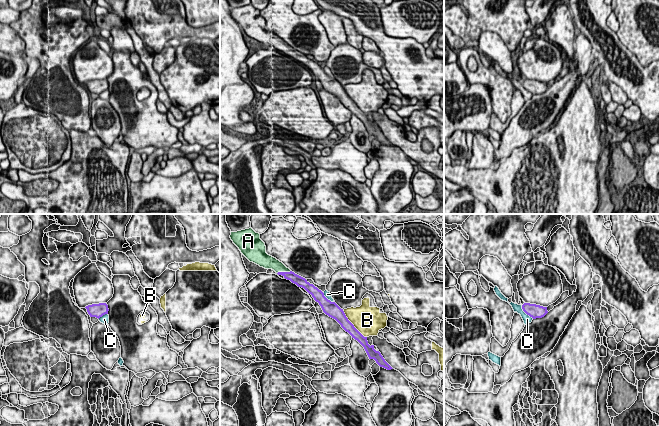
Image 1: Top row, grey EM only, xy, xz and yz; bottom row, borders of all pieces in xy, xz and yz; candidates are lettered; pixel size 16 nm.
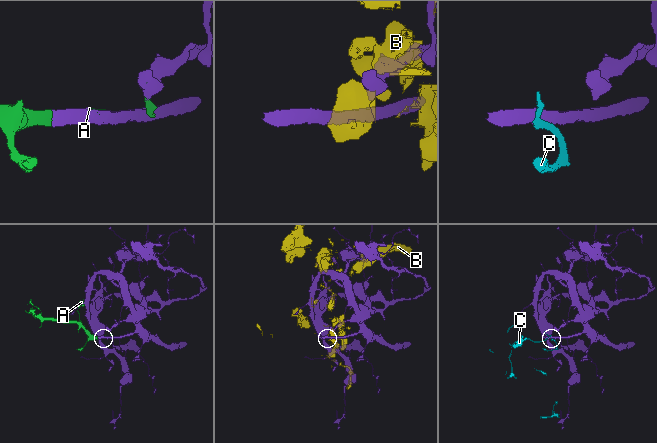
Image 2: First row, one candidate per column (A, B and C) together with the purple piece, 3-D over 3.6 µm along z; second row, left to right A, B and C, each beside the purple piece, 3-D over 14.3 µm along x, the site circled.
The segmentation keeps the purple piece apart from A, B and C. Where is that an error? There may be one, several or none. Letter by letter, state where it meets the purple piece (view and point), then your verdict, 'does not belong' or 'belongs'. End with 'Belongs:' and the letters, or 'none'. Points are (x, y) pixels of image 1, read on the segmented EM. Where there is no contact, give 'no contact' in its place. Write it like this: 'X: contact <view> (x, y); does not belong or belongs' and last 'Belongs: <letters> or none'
A: contact xz (283, 272); belongs
B: contact xz (352, 324); does not belong
C: contact yz (526, 313); does not belong
Belongs: A

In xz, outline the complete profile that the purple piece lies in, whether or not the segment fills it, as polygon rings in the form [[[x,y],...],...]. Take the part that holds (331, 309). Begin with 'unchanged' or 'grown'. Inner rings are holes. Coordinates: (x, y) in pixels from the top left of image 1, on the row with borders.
grown; [[[252,228],[231,232],[230,235],[233,243],[239,248],[241,253],[250,261],[265,269],[272,269],[278,275],[290,280],[298,287],[304,288],[312,295],[314,300],[319,303],[323,312],[329,317],[335,319],[341,327],[348,332],[352,338],[357,340],[365,349],[369,359],[374,359],[376,363],[387,370],[393,369],[383,358],[379,351],[374,349],[374,345],[369,345],[367,337],[364,337],[348,320],[343,309],[335,302],[328,300],[324,293],[310,284],[305,278],[295,274],[287,268],[282,262],[266,253],[265,243],[260,239],[260,234]]]

